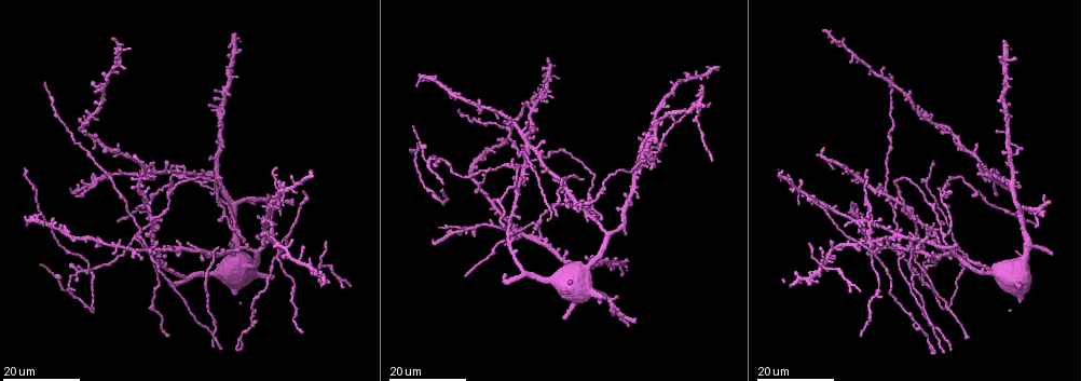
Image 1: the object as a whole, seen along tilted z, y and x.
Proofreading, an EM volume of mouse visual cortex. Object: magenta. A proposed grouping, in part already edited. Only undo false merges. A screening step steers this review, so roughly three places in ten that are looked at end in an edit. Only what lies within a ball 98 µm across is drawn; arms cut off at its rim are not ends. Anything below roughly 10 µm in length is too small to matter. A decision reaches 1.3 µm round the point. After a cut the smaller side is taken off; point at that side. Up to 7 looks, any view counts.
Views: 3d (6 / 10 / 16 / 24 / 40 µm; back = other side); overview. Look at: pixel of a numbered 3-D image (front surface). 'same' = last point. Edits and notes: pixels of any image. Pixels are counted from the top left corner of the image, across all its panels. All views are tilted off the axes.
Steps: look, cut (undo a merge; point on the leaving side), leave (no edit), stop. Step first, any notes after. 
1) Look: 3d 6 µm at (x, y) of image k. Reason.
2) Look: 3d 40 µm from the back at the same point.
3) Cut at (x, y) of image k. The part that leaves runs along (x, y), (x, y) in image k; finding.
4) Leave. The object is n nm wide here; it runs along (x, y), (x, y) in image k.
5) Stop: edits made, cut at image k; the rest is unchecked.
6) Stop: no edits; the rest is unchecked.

Look: 3d 16 µm at (523, 167) of image 1.

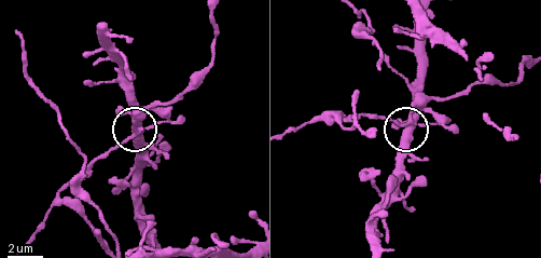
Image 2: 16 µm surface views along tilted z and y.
Look: 3d 10 µm at (128, 138) of image 2.

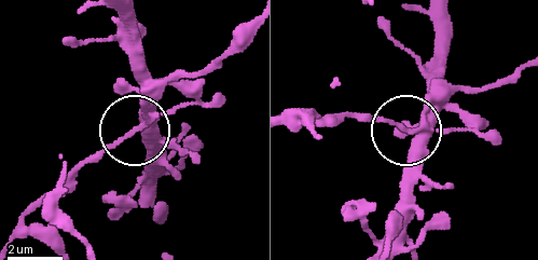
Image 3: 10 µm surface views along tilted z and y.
Leave. It runs along (380, 242), (412, 142), (396, 126), (343, 115) in image 3; one neuron here.

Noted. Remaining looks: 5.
Look: 3d 16 µm at (158, 254) of image 1.

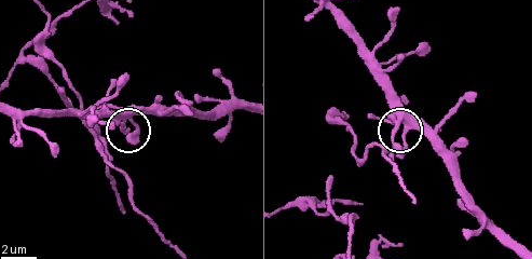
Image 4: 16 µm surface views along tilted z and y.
Look: 3d 6 µm at (393, 127) of image 4.

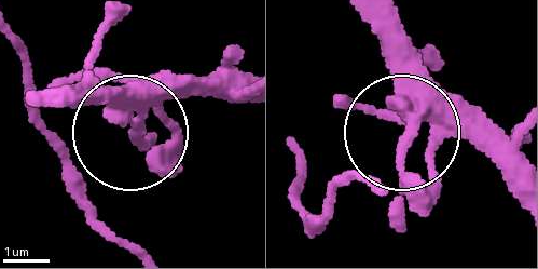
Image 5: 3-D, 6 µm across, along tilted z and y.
Leave. It runs along (516, 192), (463, 137), (405, 128), (392, 17) in image 5; all the same neuron.

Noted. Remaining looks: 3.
Look: 3d 16 µm at (504, 166) of image 1.

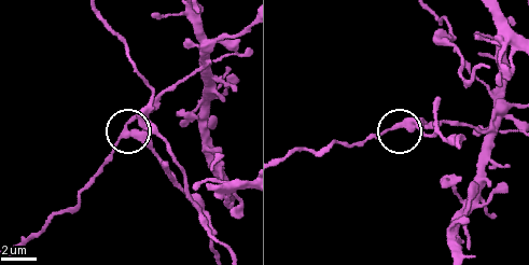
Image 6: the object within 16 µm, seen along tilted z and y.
Look: 3d 10 µm at (410, 130) of image 6. Zoom in.

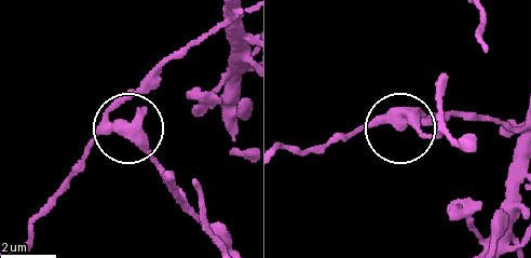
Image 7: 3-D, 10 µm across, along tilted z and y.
Cut at (146, 107) of image 7. The side arm is 37 µm long; two neurons meet here.

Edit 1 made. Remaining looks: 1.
Stop: edits made, cut at image 7; the rest is unchecked.

